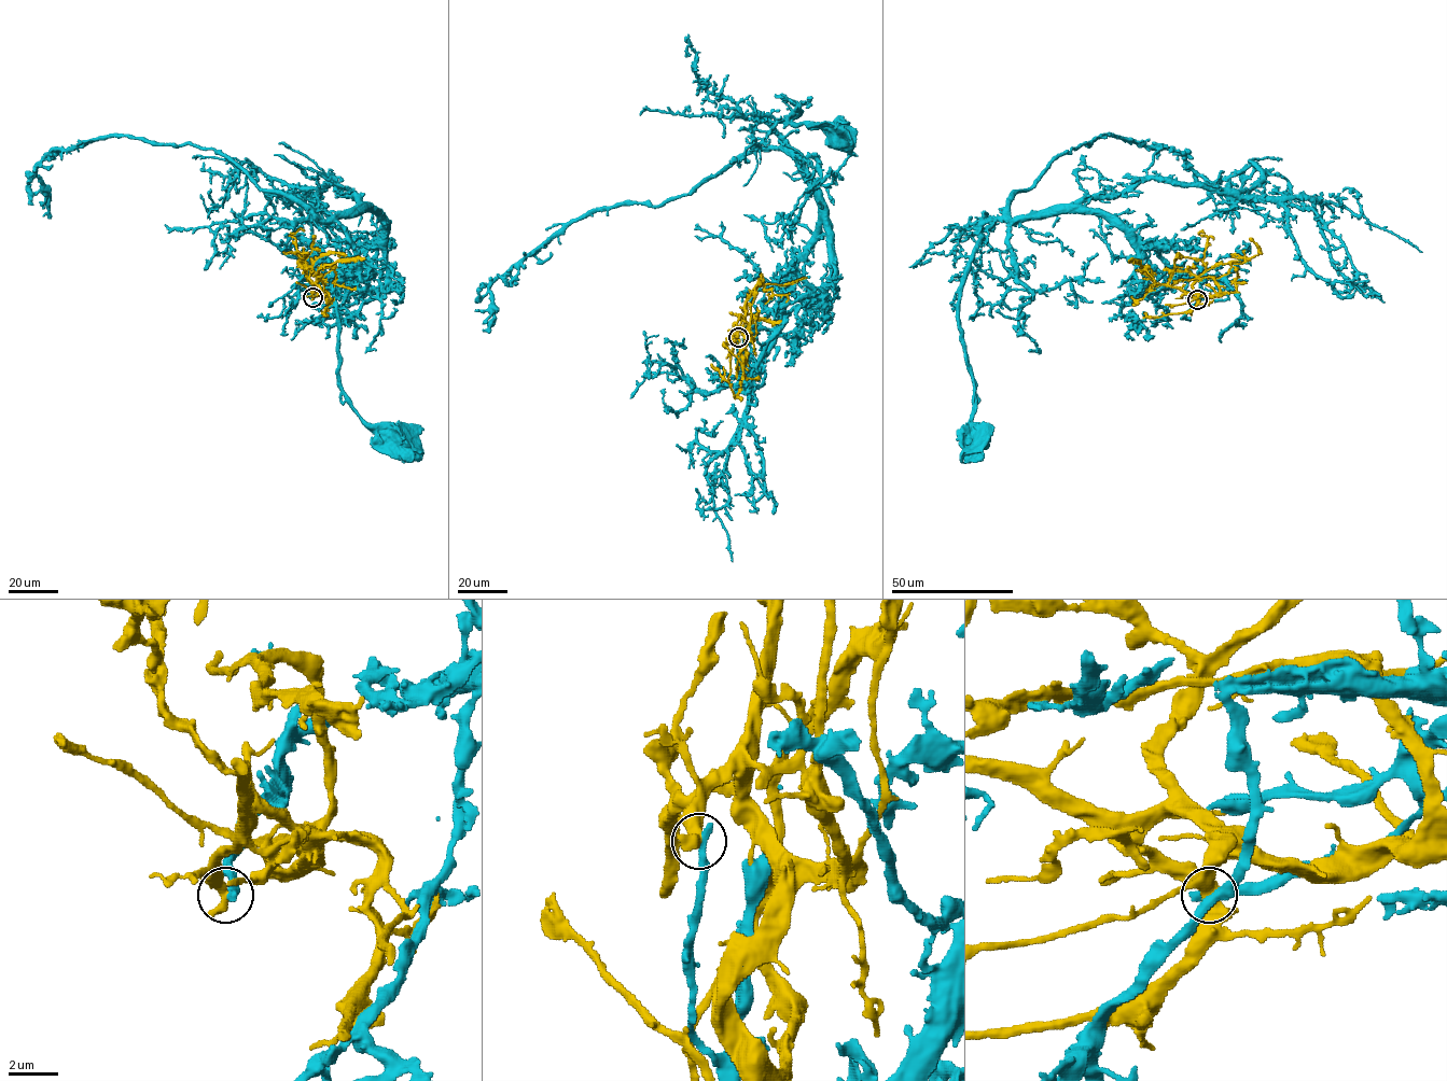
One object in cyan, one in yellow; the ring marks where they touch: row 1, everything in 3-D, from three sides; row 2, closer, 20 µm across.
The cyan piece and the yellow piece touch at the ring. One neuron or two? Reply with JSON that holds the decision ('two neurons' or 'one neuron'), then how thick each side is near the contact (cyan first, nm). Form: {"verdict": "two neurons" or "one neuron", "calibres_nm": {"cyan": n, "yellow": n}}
{"verdict": "two neurons", "calibres_nm": {"cyan": 400, "yellow": 600}}

